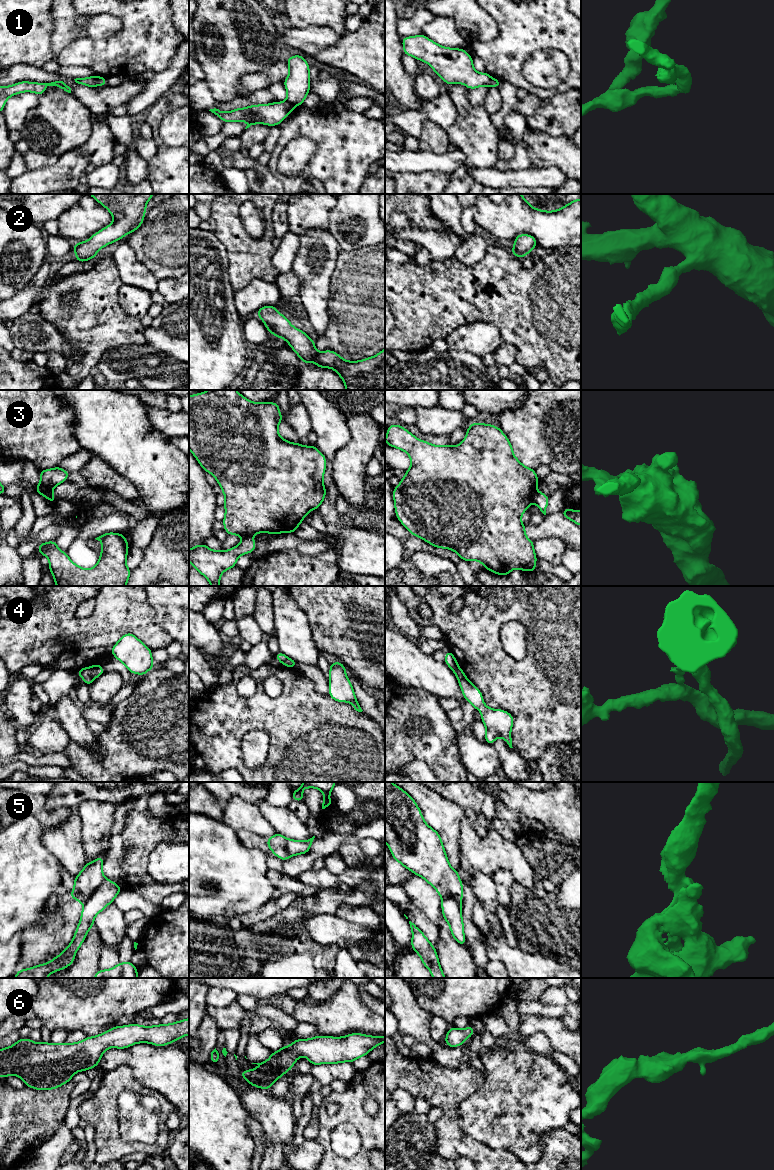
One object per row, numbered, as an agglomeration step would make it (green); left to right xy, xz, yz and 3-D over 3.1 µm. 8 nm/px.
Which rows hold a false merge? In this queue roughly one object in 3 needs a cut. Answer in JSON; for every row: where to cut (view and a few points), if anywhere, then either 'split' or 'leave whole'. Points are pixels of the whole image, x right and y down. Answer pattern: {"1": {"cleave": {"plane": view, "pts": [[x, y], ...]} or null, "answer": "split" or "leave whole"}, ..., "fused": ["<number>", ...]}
{"1": {"cleave": {"plane": "xy", "pts": [[93, 76], [96, 85]]}, "answer": "split"}, "2": {"cleave": null, "answer": "leave whole"}, "3": {"cleave": {"plane": "yz", "pts": [[535, 490], [531, 501]]}, "answer": "split"}, "4": {"cleave": {"plane": "xz", "pts": [[287, 658], [287, 664], [293, 668]]}, "answer": "split"}, "5": {"cleave": {"plane": "xy", "pts": [[105, 878], [84, 904]]}, "answer": "split"}, "6": {"cleave": null, "answer": "leave whole"}, "fused": ["1", "3", "4", "5"]}

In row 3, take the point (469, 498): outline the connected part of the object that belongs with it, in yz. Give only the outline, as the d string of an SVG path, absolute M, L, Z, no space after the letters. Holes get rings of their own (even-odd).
M472 422L467 428L464 440L460 444L456 446L438 446L418 439L401 425L393 424L387 427L385 443L391 447L405 451L411 460L410 468L405 472L405 476L400 479L400 484L393 489L393 499L397 519L413 536L423 539L435 548L451 549L459 555L461 560L468 562L474 560L479 561L485 569L501 576L508 576L515 568L518 568L523 572L530 571L533 573L536 571L536 560L538 558L534 552L534 543L525 535L526 527L522 523L521 516L528 510L529 505L532 503L532 495L536 491L539 478L534 469L524 466L515 457L509 439L499 427L486 423L479 424L477 422Z

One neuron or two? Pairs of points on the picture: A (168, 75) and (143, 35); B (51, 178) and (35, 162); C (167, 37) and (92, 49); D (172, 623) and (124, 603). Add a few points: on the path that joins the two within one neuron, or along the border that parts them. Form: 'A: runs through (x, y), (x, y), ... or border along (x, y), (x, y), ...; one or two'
A: border along (177, 49), (171, 63), (165, 69), (155, 73); two
B: border along (59, 157), (52, 164), (27, 170); two
C: runs through (148, 40), (135, 49), (111, 49); one
D: border along (146, 596), (153, 609), (155, 621), (169, 635); two

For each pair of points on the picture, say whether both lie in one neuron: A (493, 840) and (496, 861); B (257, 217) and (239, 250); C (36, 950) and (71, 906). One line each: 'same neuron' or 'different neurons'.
A: same neuron
B: different neurons
C: same neuron

